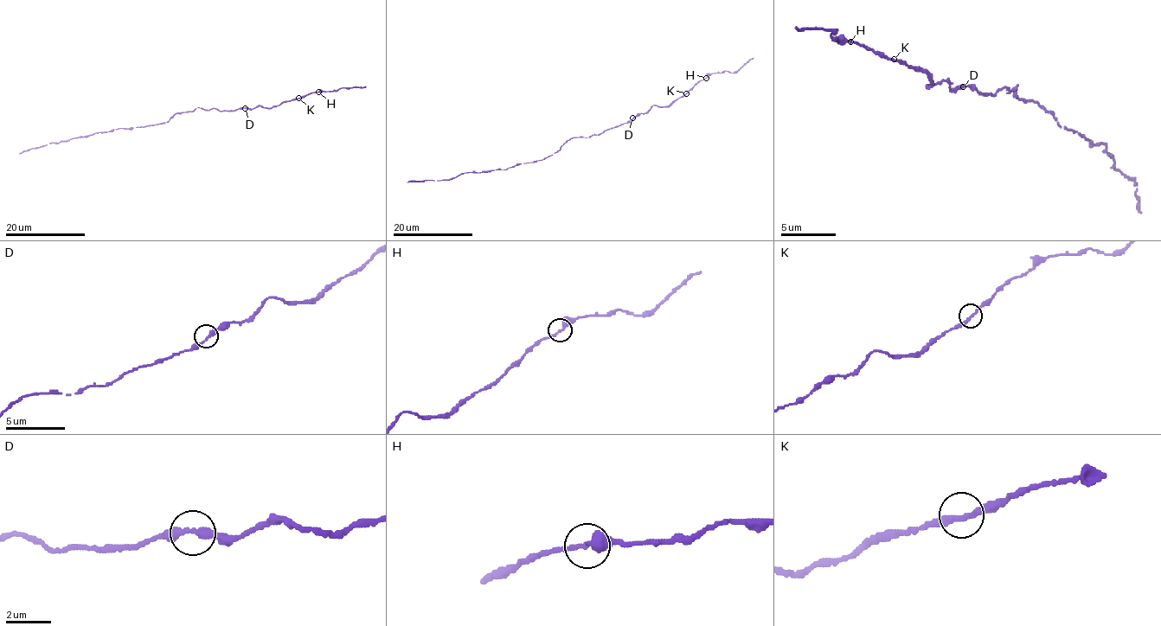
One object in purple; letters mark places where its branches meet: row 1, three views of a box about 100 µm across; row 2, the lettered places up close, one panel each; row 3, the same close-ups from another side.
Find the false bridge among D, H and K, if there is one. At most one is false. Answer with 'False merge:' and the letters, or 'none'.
False merge: none

